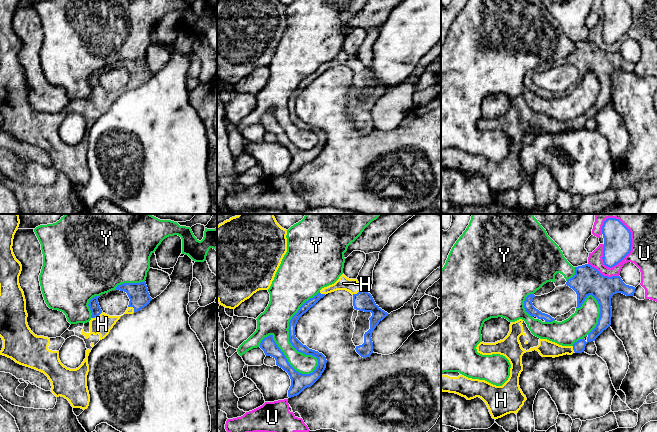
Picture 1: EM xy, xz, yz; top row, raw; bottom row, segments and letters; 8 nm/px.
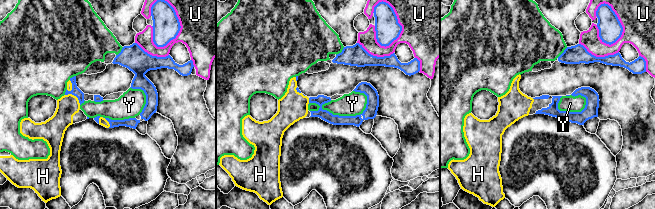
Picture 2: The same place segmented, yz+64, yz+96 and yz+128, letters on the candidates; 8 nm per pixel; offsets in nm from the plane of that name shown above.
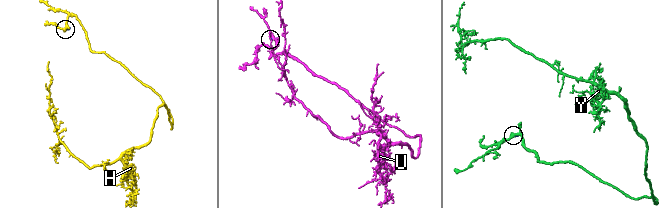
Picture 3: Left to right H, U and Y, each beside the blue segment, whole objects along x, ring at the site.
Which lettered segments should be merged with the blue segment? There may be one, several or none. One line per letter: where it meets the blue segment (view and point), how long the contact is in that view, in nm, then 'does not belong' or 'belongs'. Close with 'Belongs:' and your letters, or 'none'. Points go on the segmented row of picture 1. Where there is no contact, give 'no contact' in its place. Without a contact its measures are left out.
H: contact xy (96, 316); length 110 nm; belongs
U: contact yz (631, 244); length 420 nm; does not belong
Y: contact xz (289, 340); length 700 nm; does not belong
Belongs: H

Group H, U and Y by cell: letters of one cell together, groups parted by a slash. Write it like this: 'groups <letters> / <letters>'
groups H / U / Y

